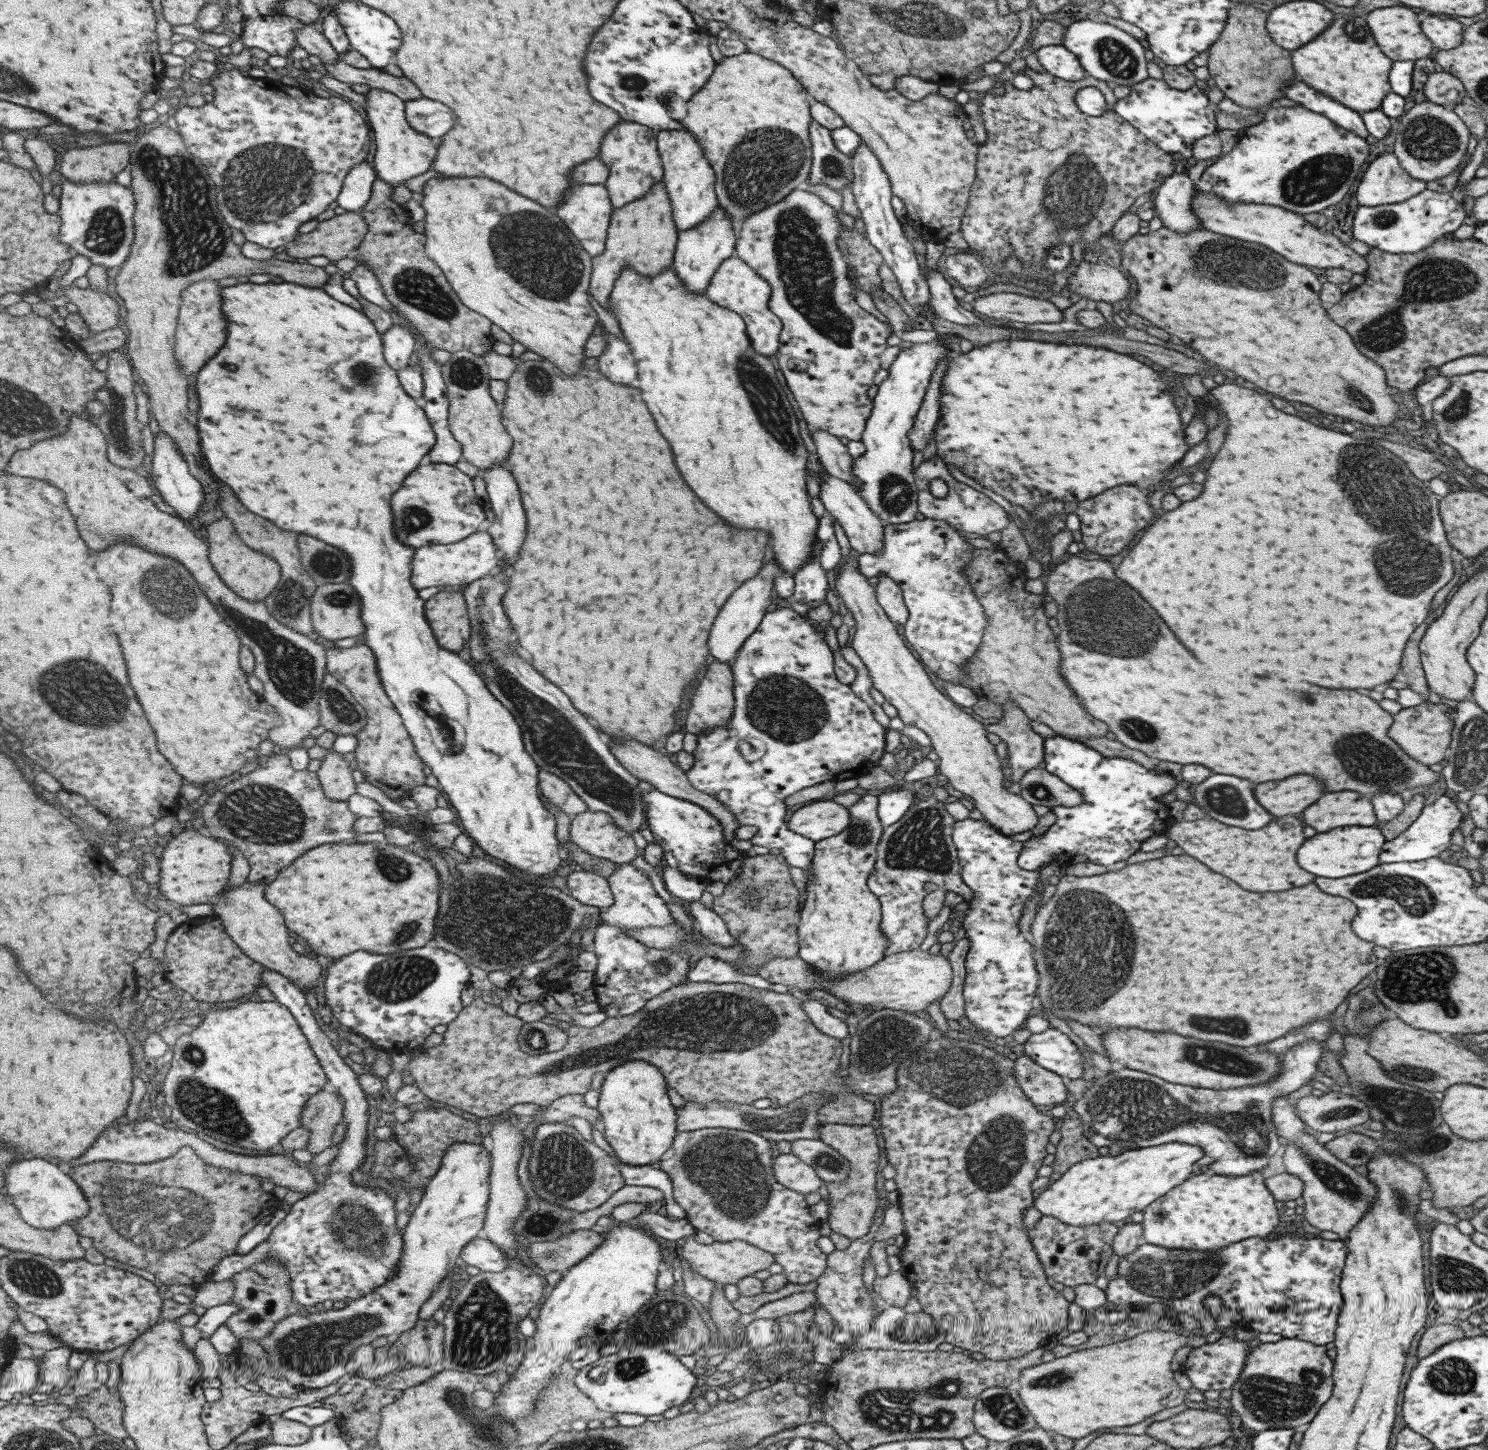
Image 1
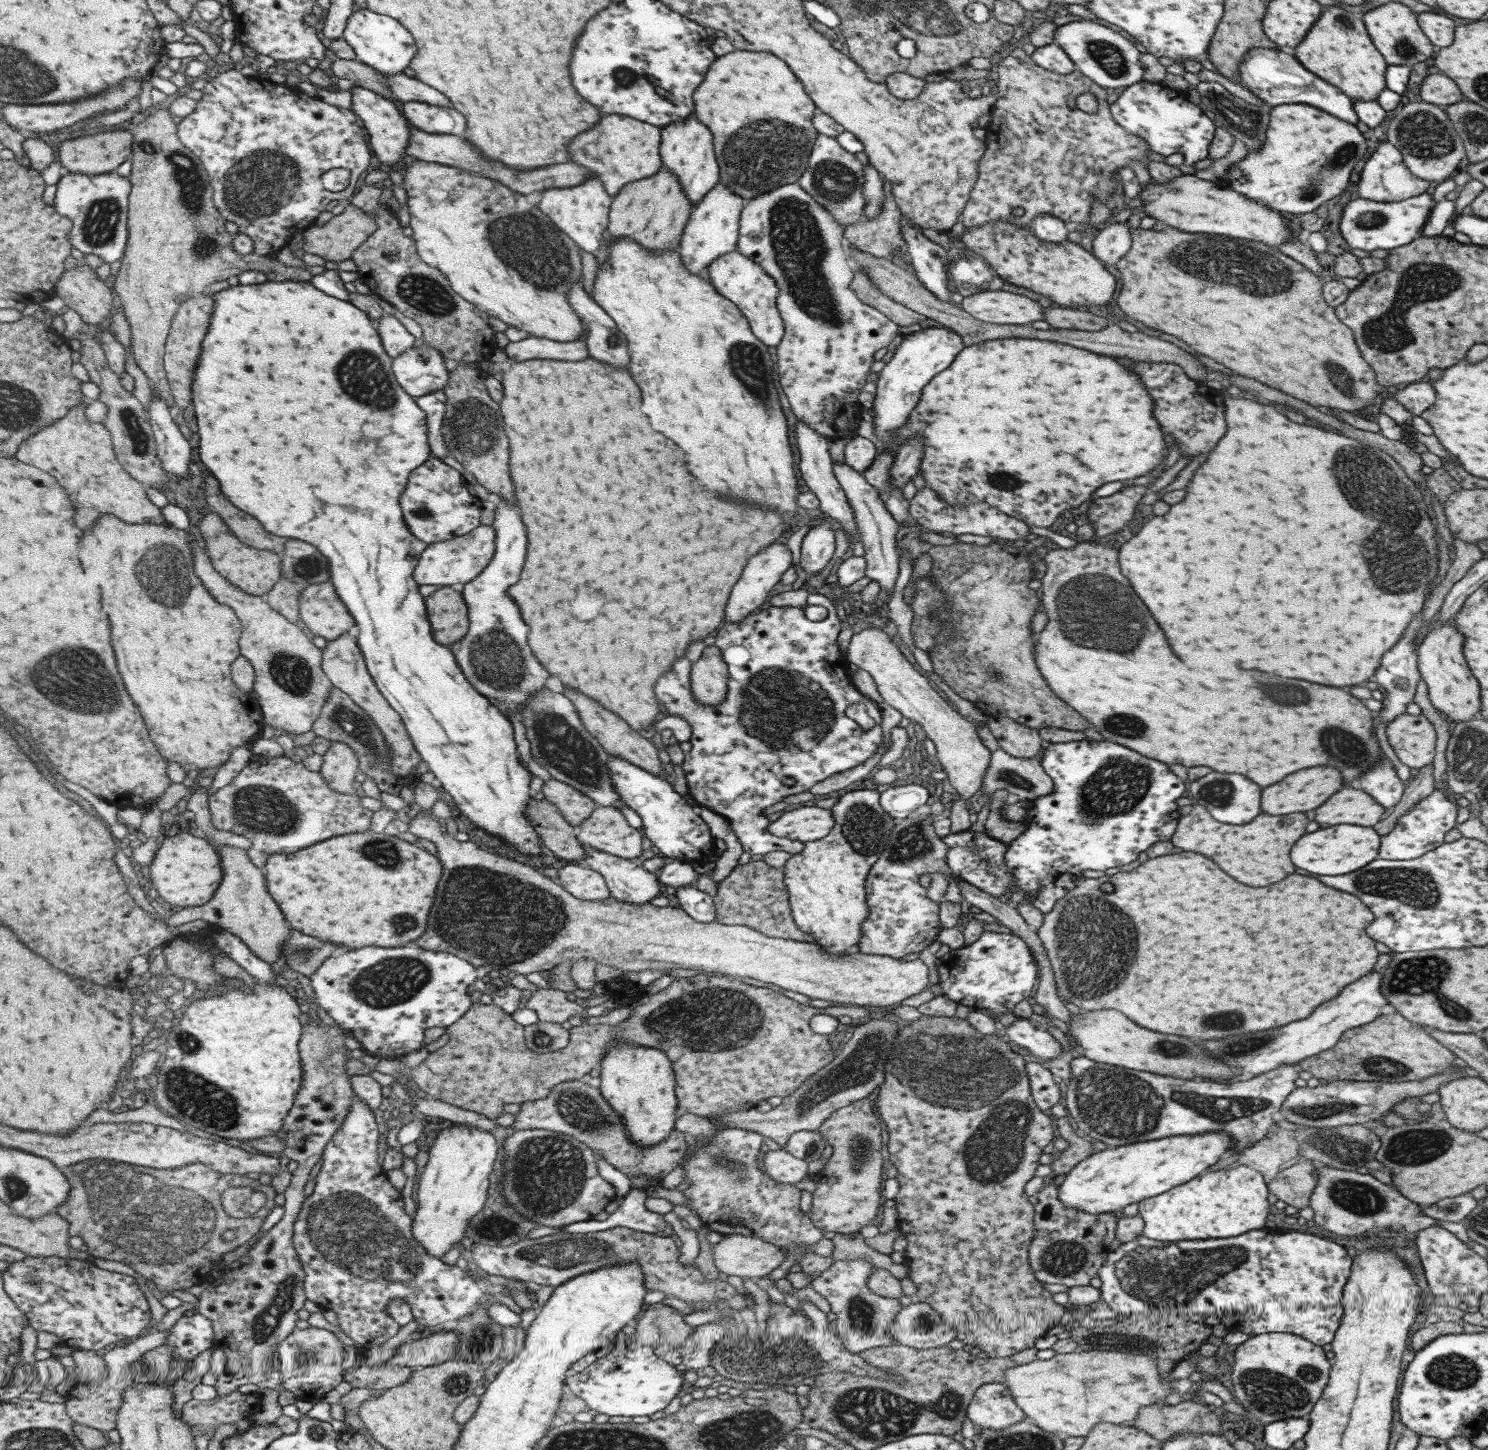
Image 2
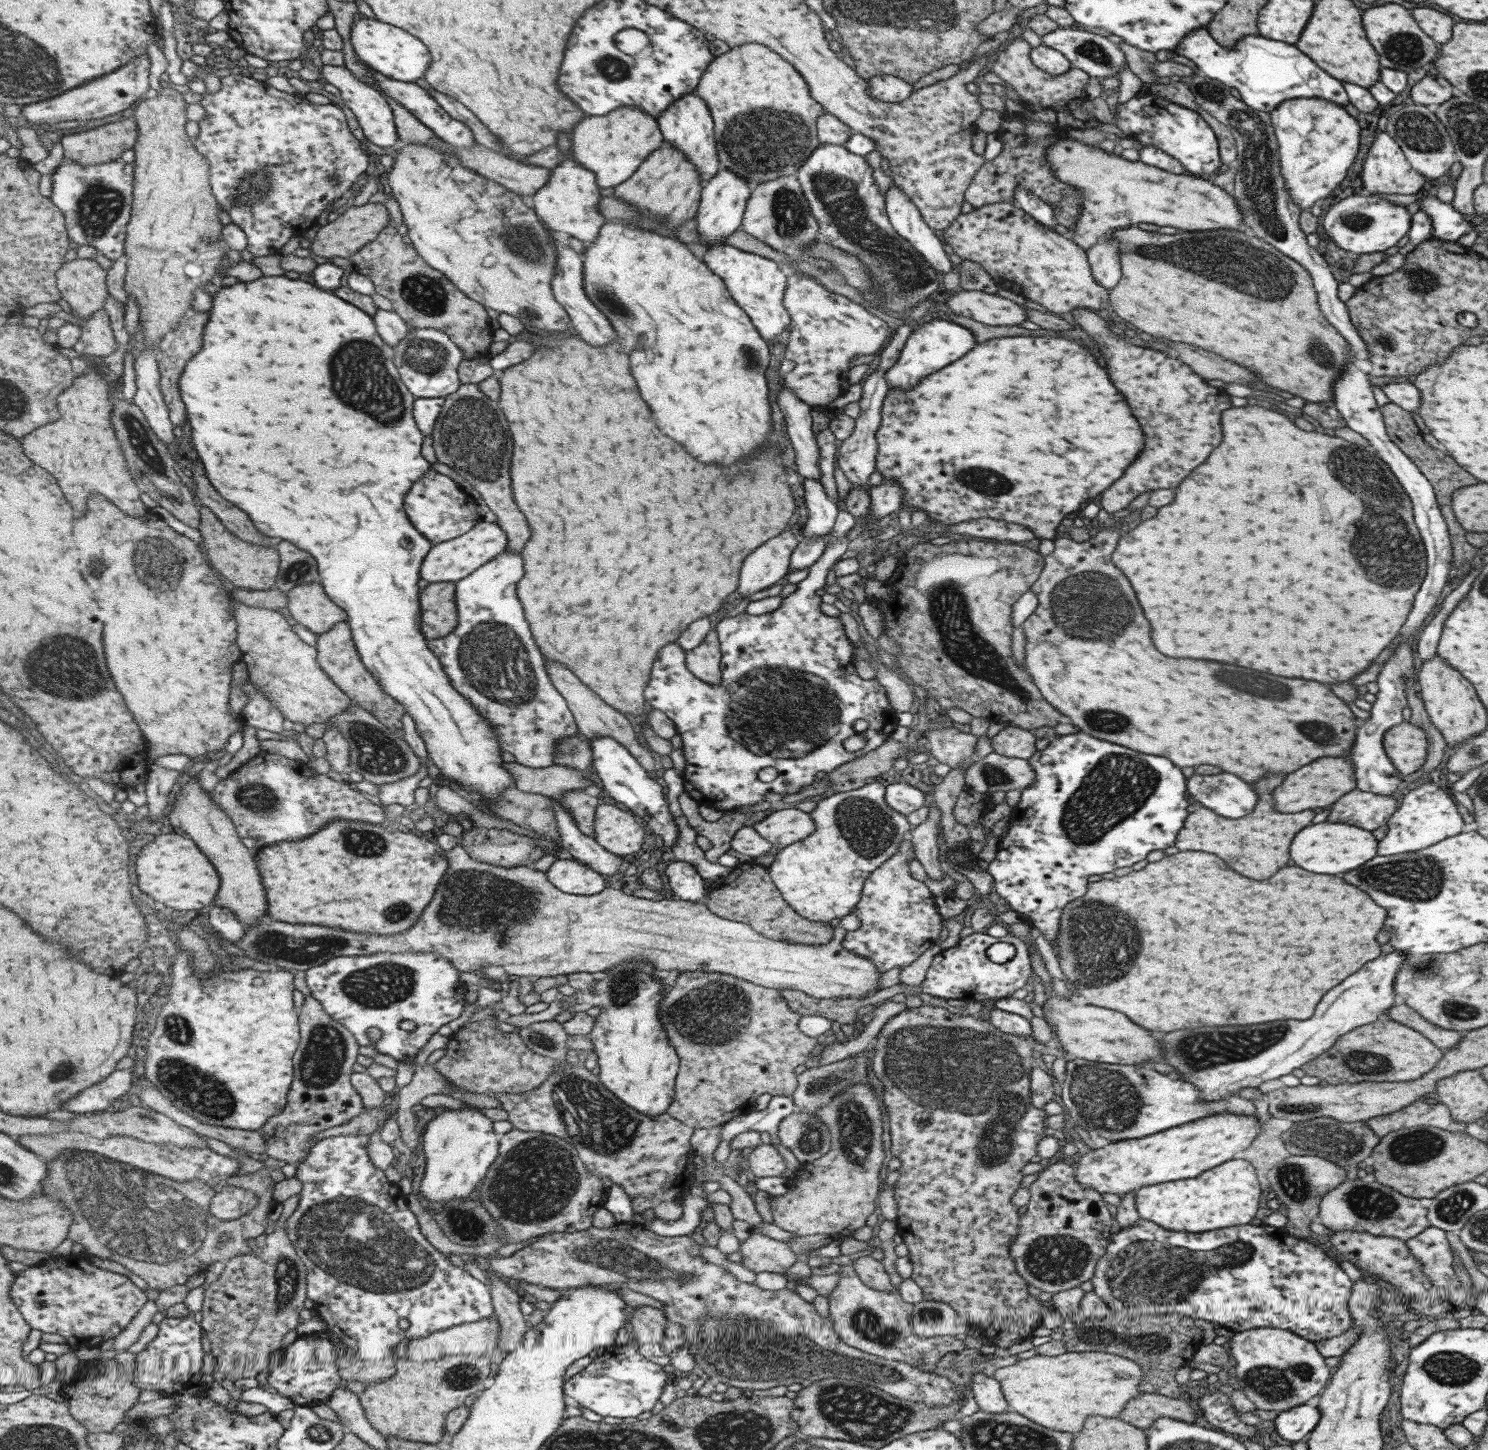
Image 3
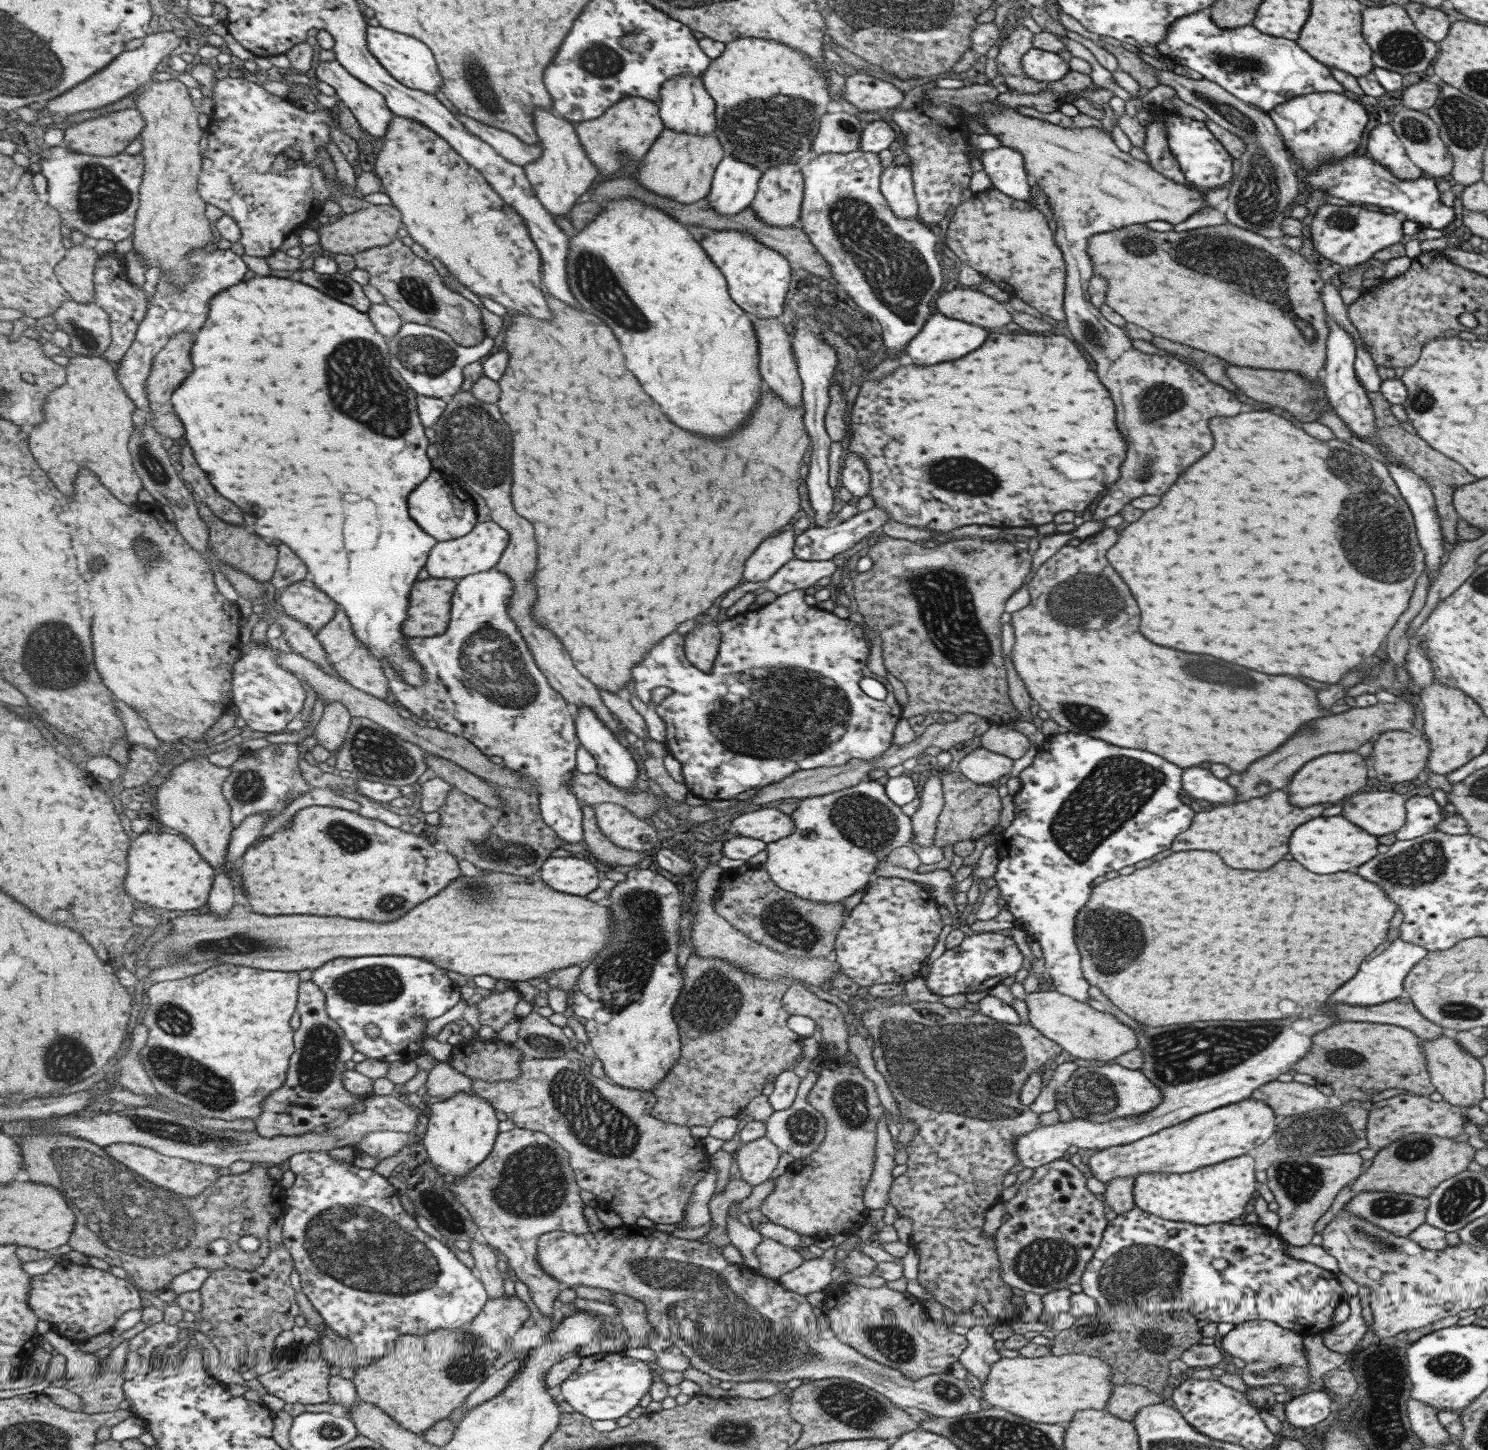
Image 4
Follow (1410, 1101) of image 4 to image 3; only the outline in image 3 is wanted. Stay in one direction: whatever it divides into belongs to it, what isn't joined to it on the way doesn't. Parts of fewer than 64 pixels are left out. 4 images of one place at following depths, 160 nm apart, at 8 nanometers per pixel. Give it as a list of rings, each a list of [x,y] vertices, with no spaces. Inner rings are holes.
[[[1423,1099],[1414,1100],[1395,1112],[1371,1117],[1366,1120],[1366,1124],[1379,1138],[1388,1132],[1412,1126],[1432,1126],[1449,1132],[1461,1132],[1467,1125],[1453,1120],[1444,1104],[1427,1104]]]

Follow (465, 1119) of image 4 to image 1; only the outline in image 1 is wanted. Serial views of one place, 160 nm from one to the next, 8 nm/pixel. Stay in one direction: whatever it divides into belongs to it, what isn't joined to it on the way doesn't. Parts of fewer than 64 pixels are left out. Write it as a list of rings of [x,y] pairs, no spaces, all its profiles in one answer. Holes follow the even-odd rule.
[[[472,1142],[452,1144],[443,1155],[443,1162],[438,1174],[429,1182],[422,1201],[416,1206],[408,1225],[403,1231],[404,1256],[398,1264],[399,1272],[378,1290],[374,1290],[363,1299],[357,1299],[341,1310],[315,1312],[305,1316],[303,1313],[290,1315],[278,1322],[275,1330],[259,1342],[268,1353],[268,1362],[275,1373],[284,1376],[294,1385],[303,1388],[325,1388],[338,1382],[345,1374],[344,1363],[351,1360],[353,1350],[371,1344],[375,1338],[385,1336],[400,1336],[417,1326],[421,1306],[433,1296],[439,1288],[447,1272],[453,1272],[455,1264],[462,1256],[462,1250],[473,1240],[483,1235],[486,1216],[490,1204],[492,1172],[492,1156],[489,1145],[480,1145]]]

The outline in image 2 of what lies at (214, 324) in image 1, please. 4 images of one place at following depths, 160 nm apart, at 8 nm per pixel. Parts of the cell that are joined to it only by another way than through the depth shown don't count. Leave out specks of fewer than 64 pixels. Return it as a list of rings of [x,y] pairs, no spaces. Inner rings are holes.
[[[205,293],[194,294],[189,300],[186,300],[180,307],[178,315],[174,318],[174,326],[171,329],[169,339],[166,343],[166,358],[164,364],[168,379],[170,380],[171,392],[174,396],[176,409],[187,408],[191,404],[191,386],[193,386],[193,370],[197,368],[197,360],[201,354],[201,344],[209,332],[211,316],[215,310],[213,294],[205,296]]]

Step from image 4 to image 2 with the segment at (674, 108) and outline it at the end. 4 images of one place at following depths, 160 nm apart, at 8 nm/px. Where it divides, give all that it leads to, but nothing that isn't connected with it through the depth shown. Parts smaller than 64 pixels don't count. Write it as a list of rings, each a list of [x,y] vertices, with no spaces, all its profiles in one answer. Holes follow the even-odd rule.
[[[693,113],[687,115],[682,121],[666,124],[659,129],[658,155],[662,166],[669,169],[672,175],[677,176],[687,200],[691,202],[691,206],[695,206],[695,204],[699,204],[701,197],[710,188],[713,188],[719,180],[718,164],[714,157],[710,130],[707,130],[707,126],[703,126]]]

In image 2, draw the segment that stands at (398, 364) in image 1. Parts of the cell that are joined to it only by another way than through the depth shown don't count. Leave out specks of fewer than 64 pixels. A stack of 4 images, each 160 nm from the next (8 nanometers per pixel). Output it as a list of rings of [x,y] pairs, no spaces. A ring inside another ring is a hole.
[[[387,314],[376,327],[386,351],[395,359],[415,344],[415,336],[395,316]]]

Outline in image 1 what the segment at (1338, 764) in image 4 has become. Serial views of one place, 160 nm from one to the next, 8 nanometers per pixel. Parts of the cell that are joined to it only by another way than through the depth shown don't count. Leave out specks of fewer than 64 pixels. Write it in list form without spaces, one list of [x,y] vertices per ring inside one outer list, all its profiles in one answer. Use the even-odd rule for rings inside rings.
[[[1289,776],[1255,786],[1255,800],[1273,816],[1297,814],[1323,794],[1323,782],[1313,776]]]

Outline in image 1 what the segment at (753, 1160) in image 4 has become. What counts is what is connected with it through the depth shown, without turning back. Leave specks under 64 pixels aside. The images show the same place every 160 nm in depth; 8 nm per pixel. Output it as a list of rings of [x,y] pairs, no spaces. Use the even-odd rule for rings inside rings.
[[[791,1153],[773,1158],[773,1177],[784,1188],[801,1195],[817,1193],[822,1183],[810,1166],[805,1165]]]

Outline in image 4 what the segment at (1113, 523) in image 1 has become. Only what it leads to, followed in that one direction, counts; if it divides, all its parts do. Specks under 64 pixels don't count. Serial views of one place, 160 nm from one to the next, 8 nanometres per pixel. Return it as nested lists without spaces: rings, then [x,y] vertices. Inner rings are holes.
[[[984,102],[979,108],[965,112],[967,122],[971,113],[978,115],[982,126],[986,128],[986,133],[995,136],[1001,147],[1006,146],[1019,152],[1027,178],[1030,183],[1037,184],[1045,195],[1053,215],[1052,220],[1057,224],[1053,237],[1065,263],[1062,300],[1065,328],[1068,328],[1071,338],[1079,342],[1081,348],[1093,358],[1095,374],[1099,376],[1099,382],[1107,388],[1115,406],[1115,426],[1123,434],[1127,444],[1125,460],[1119,466],[1119,480],[1107,490],[1107,496],[1111,500],[1101,500],[1101,504],[1096,506],[1090,518],[1090,520],[1103,520],[1110,516],[1111,512],[1113,514],[1119,512],[1121,506],[1133,500],[1135,496],[1143,494],[1161,496],[1171,486],[1171,482],[1177,478],[1179,472],[1183,472],[1189,464],[1193,464],[1197,458],[1201,458],[1205,452],[1211,450],[1213,440],[1205,420],[1213,416],[1235,416],[1241,412],[1241,402],[1234,393],[1211,382],[1198,367],[1185,359],[1147,354],[1131,347],[1130,339],[1123,334],[1123,330],[1107,322],[1088,299],[1088,280],[1092,276],[1093,268],[1086,253],[1089,236],[1156,220],[1169,222],[1175,226],[1193,216],[1195,212],[1209,208],[1204,204],[1203,197],[1206,191],[1188,184],[1186,186],[1177,184],[1174,180],[1155,172],[1147,163],[1117,149],[1110,133],[1104,131],[1102,127],[1064,128],[1037,118],[1023,116],[1017,113],[1017,109],[1002,107],[995,102]]]

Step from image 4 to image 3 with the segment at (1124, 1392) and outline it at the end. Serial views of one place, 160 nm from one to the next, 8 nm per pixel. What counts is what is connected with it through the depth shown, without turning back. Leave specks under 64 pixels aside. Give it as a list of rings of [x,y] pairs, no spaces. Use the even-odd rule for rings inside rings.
[[[1141,1393],[1133,1400],[1128,1400],[1119,1412],[1119,1419],[1135,1428],[1145,1430],[1155,1419],[1159,1417],[1171,1417],[1173,1420],[1198,1424],[1193,1420],[1194,1414],[1200,1414],[1196,1405],[1185,1401],[1173,1399],[1161,1394]]]

